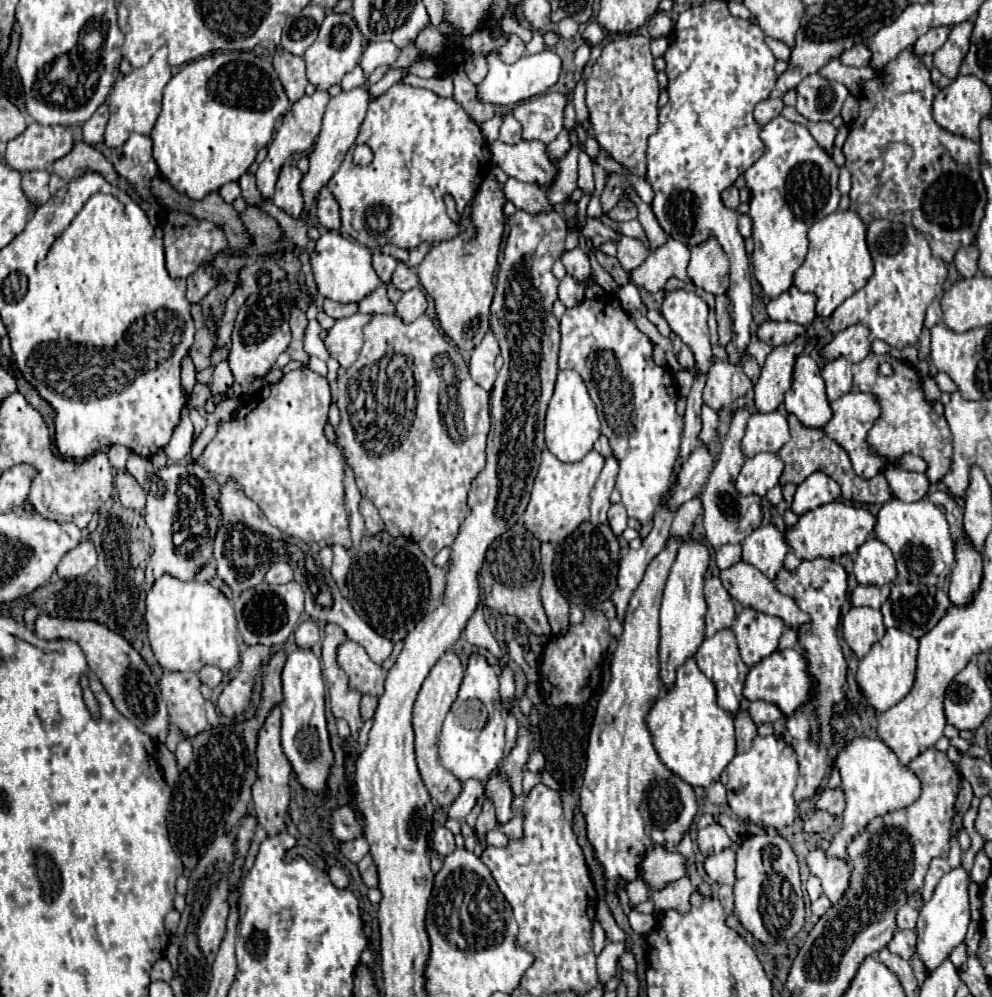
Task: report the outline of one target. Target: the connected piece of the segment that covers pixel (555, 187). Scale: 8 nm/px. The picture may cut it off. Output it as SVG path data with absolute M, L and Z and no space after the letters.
M577 141L569 149L569 153L561 159L561 163L557 165L559 167L557 179L553 181L551 189L547 191L547 197L553 205L565 203L571 197L571 193L577 189L577 157L581 151L583 151L583 145L581 145L581 141Z

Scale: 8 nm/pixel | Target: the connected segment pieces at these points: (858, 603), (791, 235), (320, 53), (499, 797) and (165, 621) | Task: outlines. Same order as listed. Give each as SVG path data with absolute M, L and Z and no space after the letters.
M857 585L849 593L849 601L855 607L873 607L873 609L879 609L881 603L889 597L889 589L891 589L891 585L883 585L883 587Z
M783 115L775 117L761 129L761 139L765 143L765 153L763 157L751 165L745 171L745 181L751 191L751 209L749 215L753 219L753 273L755 279L763 287L765 297L779 297L793 285L793 275L801 267L807 255L807 231L815 223L815 219L821 219L839 207L839 191L837 191L837 177L839 177L839 167L833 163L833 159L821 149L811 133L799 125L787 121Z
M329 13L319 29L315 43L303 55L303 59L307 63L309 83L315 85L315 89L319 89L319 91L327 91L331 85L339 85L343 75L357 67L359 57L363 55L361 41L363 41L361 33L349 13Z
M505 775L490 777L485 785L485 793L493 802L497 823L499 825L509 823L515 817L515 813L511 809L513 797L511 797L511 791L509 791Z
M169 575L157 579L147 593L145 623L157 663L167 671L201 671L203 665L231 671L239 663L237 620L231 601L209 583L179 581Z

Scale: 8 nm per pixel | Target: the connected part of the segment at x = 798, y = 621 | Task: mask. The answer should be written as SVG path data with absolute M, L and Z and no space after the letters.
M741 561L741 563L737 563L737 565L733 565L733 567L725 569L725 571L721 571L721 583L725 585L727 593L729 593L735 601L739 601L743 607L751 607L751 609L757 609L757 611L761 611L761 613L769 613L769 615L773 615L773 617L781 617L781 621L783 621L787 627L791 627L795 633L799 633L801 625L807 625L807 623L811 621L811 617L809 617L805 611L799 609L799 605L793 601L793 597L783 595L783 593L773 585L771 579L767 579L757 567L745 563L745 561Z

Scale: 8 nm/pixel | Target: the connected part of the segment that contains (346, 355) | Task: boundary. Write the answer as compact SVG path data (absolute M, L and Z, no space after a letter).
M355 313L347 319L337 319L335 325L329 329L329 335L325 339L325 347L331 353L331 357L339 361L341 367L349 369L355 363L359 349L363 345L361 329L369 319L371 319L371 315Z

